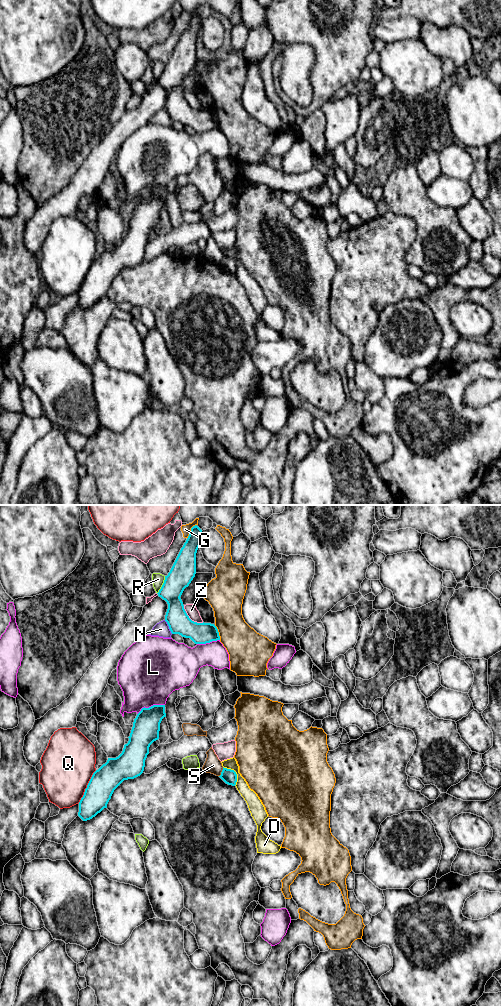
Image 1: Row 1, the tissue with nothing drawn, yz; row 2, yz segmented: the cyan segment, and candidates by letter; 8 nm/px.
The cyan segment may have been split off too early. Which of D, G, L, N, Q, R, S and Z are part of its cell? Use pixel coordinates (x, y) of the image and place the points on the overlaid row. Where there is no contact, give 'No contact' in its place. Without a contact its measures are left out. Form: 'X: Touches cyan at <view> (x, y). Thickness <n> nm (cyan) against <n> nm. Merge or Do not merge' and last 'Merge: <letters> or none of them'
D: Touches cyan at yz (235, 773). Thickness 120 nm (cyan) against 110 nm. Do not merge
G: Touches cyan at yz (190, 531). Thickness 160 nm (cyan) against 70 nm. Do not merge
L: Touches cyan at yz (151, 706). Thickness 220 nm (cyan) against 460 nm. Do not merge
N: Touches cyan at yz (169, 627). Thickness 180 nm (cyan) against 120 nm. Do not merge
Q: Touches cyan at yz (87, 786). Thickness 220 nm (cyan) against 420 nm. Do not merge
R: Touches cyan at yz (162, 585). Thickness 200 nm (cyan) against 100 nm. Do not merge
S: Touches cyan at yz (221, 772). Thickness 120 nm (cyan) against 140 nm. Do not merge
Z: Touches cyan at yz (189, 618). Thickness 180 nm (cyan) against 90 nm. Do not merge
Merge: none of them

